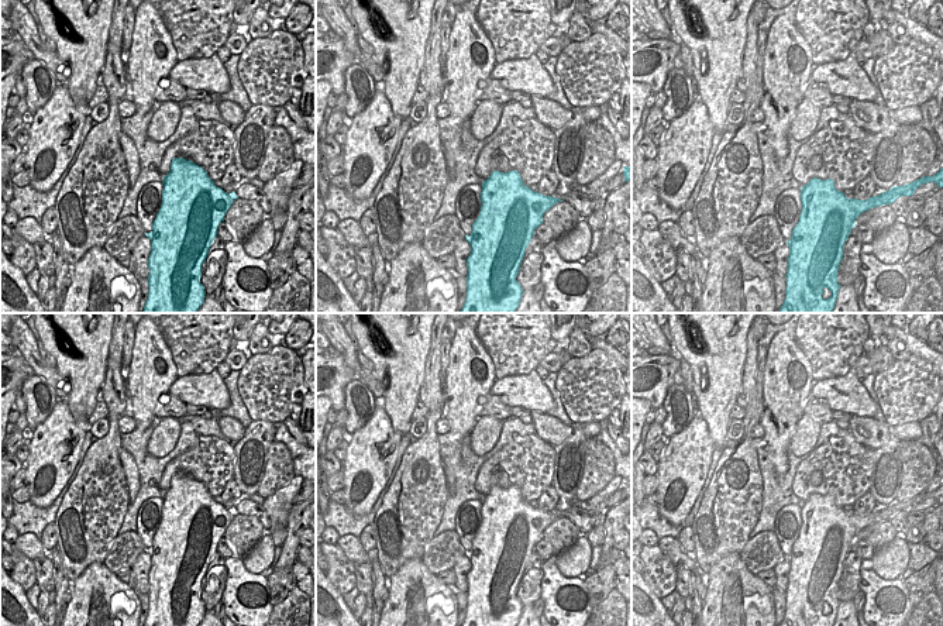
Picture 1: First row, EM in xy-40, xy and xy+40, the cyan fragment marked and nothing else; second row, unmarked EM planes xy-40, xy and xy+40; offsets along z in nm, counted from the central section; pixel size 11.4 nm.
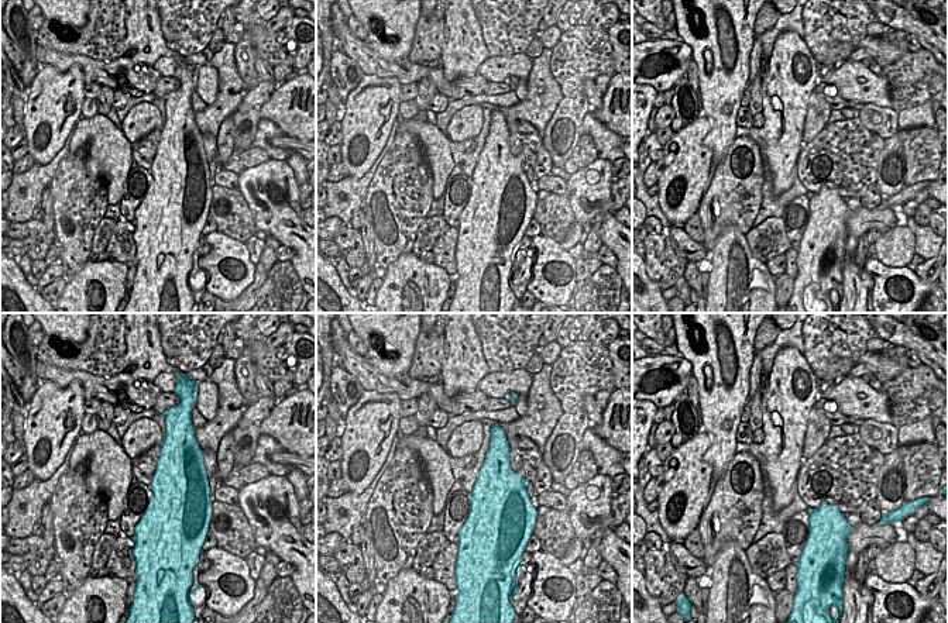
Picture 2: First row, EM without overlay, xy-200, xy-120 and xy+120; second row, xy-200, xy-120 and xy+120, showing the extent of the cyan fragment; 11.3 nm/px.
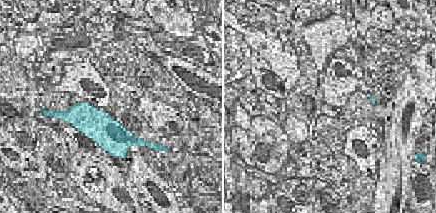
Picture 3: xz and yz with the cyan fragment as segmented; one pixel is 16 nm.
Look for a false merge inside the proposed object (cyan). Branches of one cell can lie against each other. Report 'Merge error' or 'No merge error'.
No merge error.

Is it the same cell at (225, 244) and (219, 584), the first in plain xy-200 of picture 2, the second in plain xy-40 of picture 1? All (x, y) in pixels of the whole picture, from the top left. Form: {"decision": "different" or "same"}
{"decision": "different"}

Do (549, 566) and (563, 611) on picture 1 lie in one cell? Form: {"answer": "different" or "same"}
{"answer": "same"}

